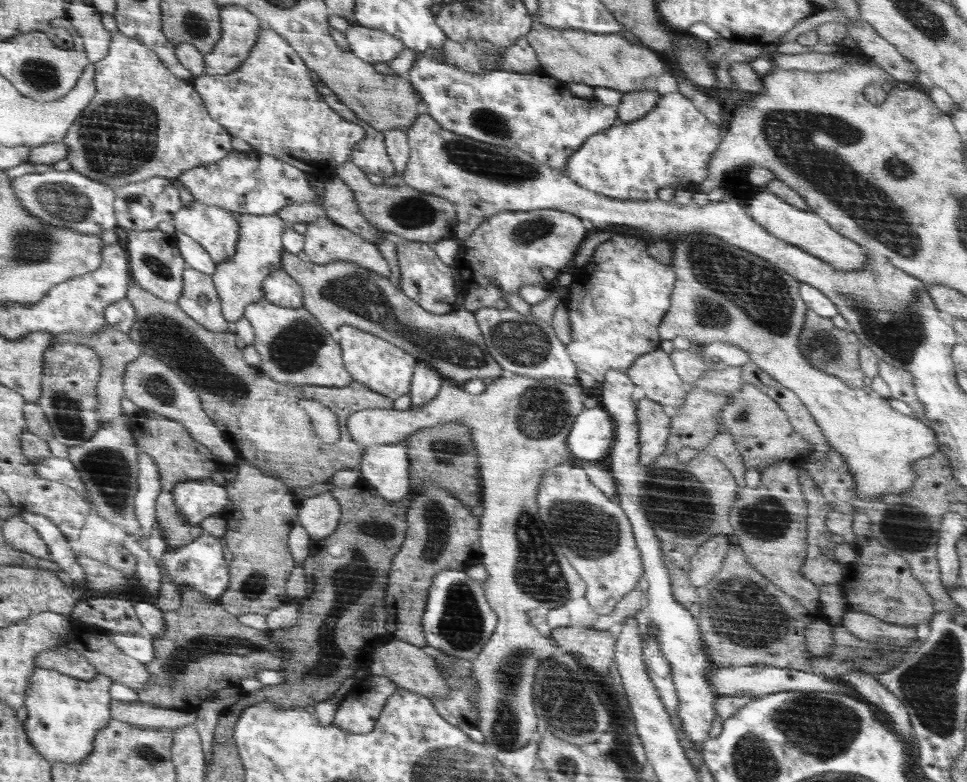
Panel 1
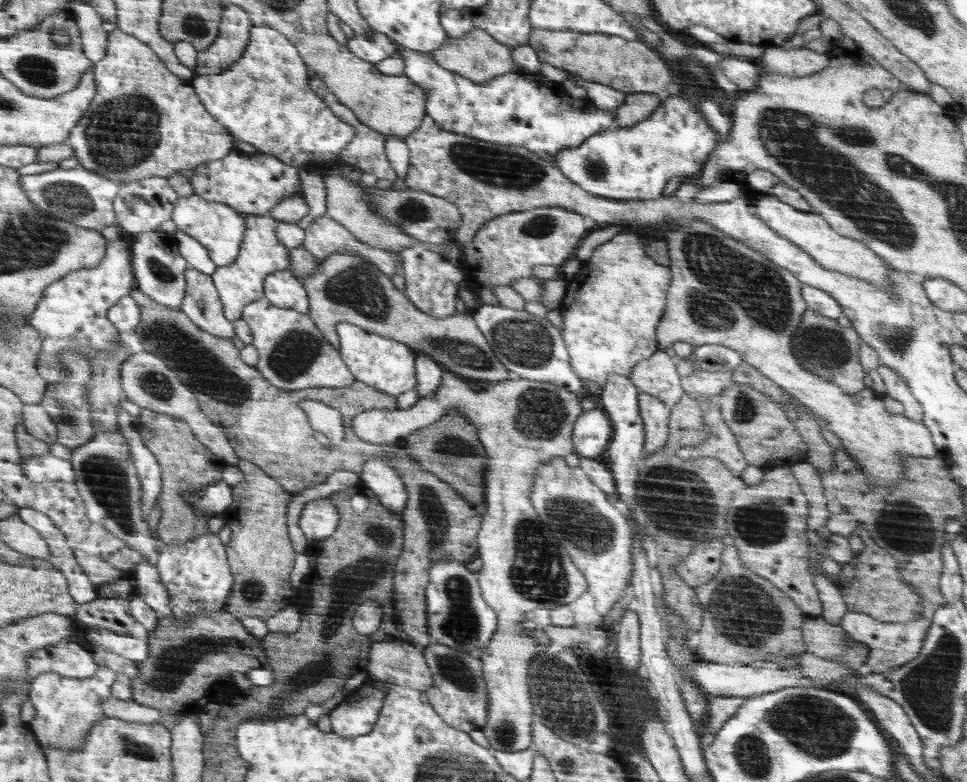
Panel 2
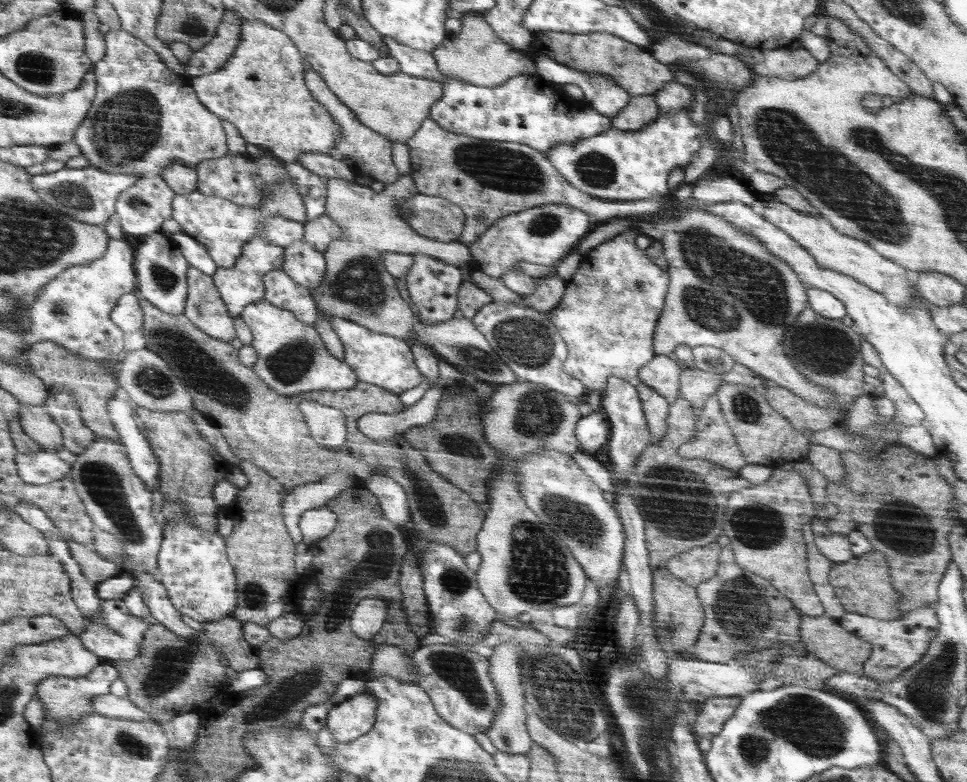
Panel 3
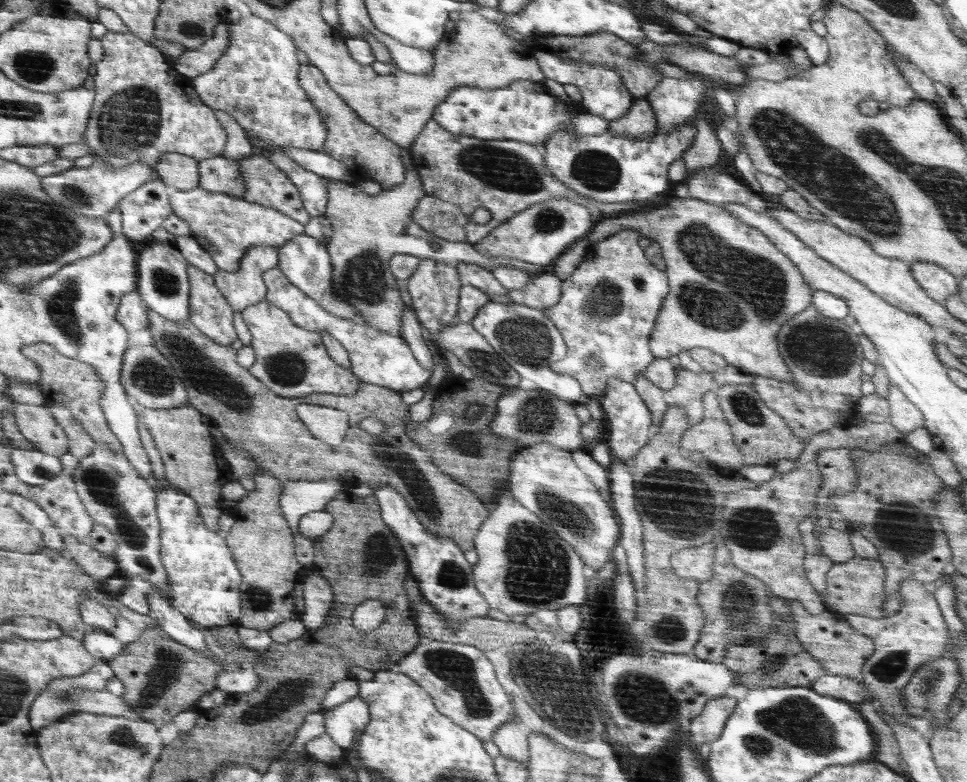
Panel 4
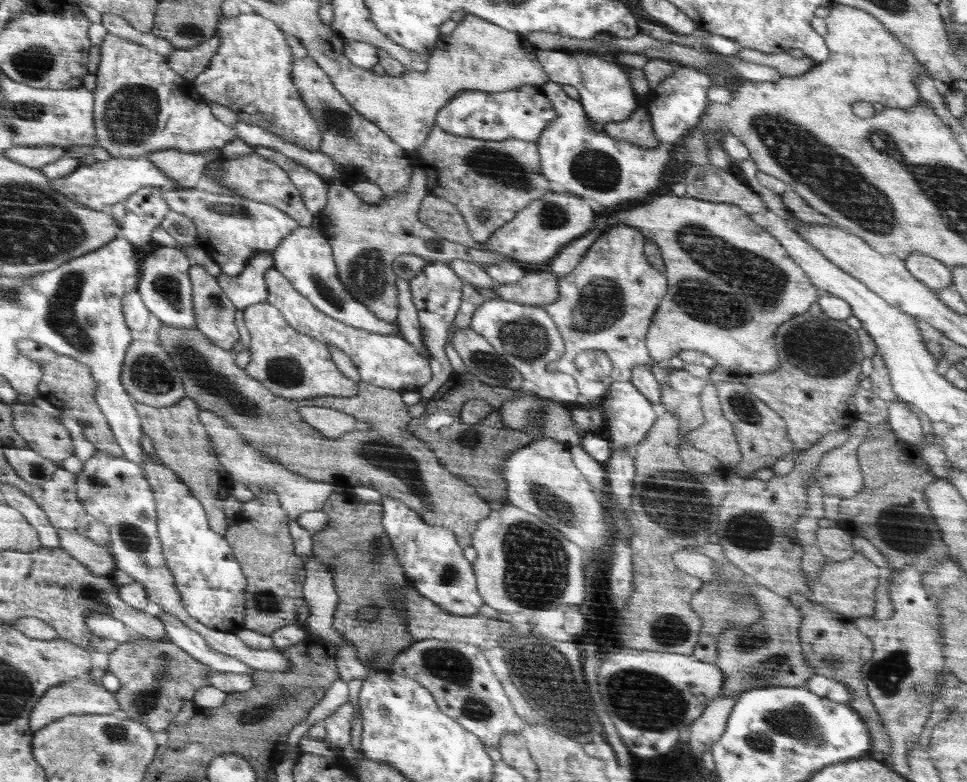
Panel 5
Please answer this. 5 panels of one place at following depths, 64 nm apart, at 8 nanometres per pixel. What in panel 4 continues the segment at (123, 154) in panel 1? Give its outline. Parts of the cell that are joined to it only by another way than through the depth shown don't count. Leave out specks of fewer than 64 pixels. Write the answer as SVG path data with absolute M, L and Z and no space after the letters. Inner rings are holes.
M110 31L102 42L106 59L97 64L97 99L86 134L86 144L93 148L98 159L116 168L127 168L131 164L143 162L158 171L161 158L169 152L185 154L202 161L222 156L226 152L230 136L220 124L214 108L199 96L194 80L171 65L168 56L160 52L157 46L137 34L114 31Z

